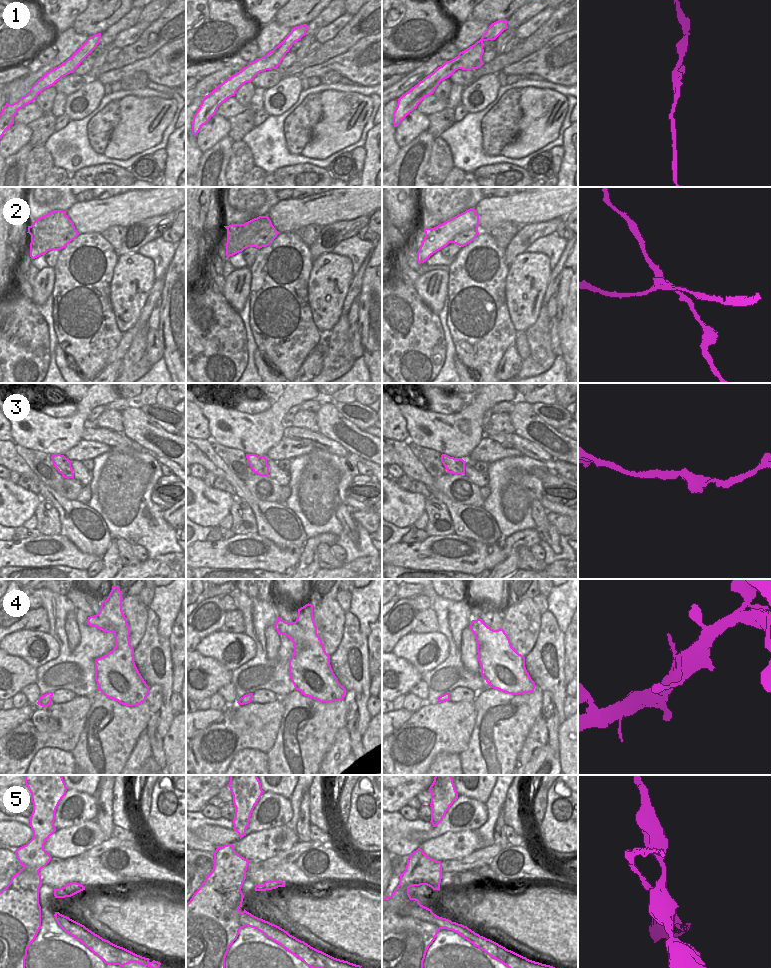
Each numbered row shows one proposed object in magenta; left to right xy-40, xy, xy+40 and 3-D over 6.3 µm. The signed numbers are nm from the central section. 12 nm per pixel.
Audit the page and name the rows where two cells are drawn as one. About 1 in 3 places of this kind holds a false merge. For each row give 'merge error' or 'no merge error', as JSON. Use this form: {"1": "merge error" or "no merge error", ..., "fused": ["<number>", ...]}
{"1": "no merge error", "2": "merge error", "3": "no merge error", "4": "no merge error", "5": "merge error", "fused": ["2", "5"]}

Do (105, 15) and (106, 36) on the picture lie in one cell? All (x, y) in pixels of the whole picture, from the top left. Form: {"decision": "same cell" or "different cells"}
{"decision": "different cells"}

